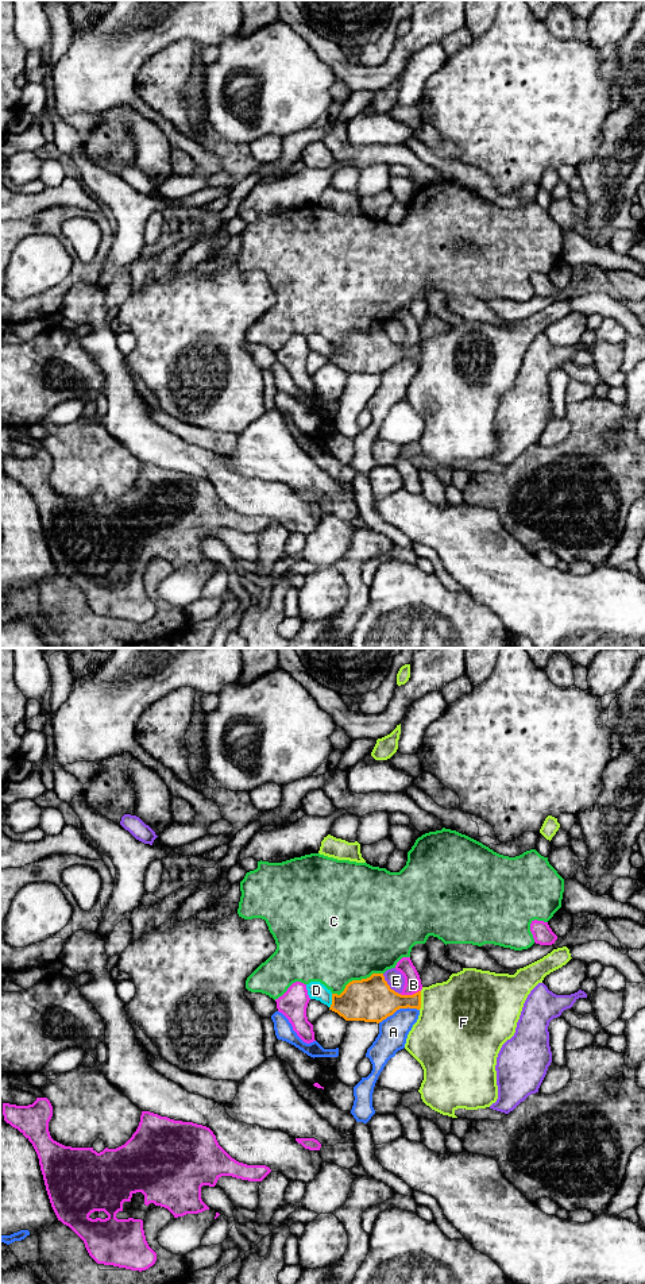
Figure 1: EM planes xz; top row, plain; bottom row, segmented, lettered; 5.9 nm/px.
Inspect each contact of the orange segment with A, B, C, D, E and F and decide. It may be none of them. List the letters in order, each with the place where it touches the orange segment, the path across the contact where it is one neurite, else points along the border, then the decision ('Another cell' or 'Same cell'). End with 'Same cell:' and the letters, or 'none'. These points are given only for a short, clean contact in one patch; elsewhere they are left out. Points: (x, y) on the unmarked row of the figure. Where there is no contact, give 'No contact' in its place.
A: Touches orange at xz (398, 361). Boundary: xz (418, 361), (400, 359), (378, 374). Another cell
B: Touches orange at xz (409, 347). Boundary: xz (420, 342), (412, 346), (400, 346). Another cell
C: Touches orange at xz (356, 332). Another cell
D: Touches orange at xz (332, 353). Boundary: xz (332, 346), (329, 359). Another cell
E: Touches orange at xz (389, 338). Another cell
F: Touches orange at xz (420, 353). Boundary: xz (421, 343), (421, 358), (418, 361). Another cell
Same cell: none

